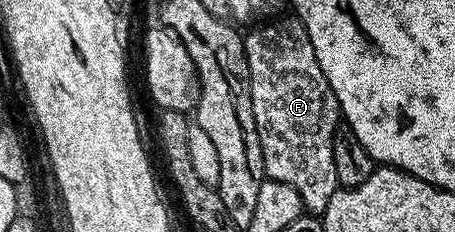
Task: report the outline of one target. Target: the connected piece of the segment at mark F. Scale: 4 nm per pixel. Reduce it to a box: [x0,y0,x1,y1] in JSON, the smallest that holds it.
[243,16,341,216]

